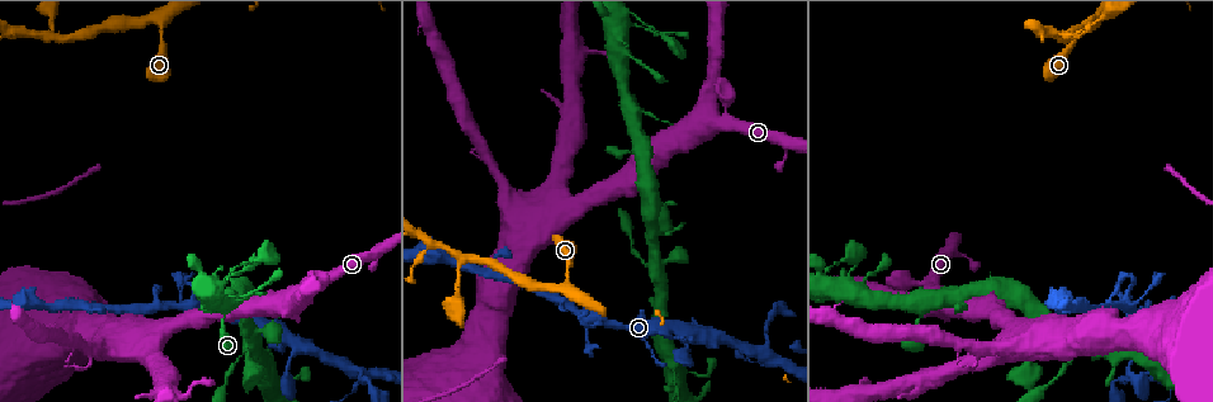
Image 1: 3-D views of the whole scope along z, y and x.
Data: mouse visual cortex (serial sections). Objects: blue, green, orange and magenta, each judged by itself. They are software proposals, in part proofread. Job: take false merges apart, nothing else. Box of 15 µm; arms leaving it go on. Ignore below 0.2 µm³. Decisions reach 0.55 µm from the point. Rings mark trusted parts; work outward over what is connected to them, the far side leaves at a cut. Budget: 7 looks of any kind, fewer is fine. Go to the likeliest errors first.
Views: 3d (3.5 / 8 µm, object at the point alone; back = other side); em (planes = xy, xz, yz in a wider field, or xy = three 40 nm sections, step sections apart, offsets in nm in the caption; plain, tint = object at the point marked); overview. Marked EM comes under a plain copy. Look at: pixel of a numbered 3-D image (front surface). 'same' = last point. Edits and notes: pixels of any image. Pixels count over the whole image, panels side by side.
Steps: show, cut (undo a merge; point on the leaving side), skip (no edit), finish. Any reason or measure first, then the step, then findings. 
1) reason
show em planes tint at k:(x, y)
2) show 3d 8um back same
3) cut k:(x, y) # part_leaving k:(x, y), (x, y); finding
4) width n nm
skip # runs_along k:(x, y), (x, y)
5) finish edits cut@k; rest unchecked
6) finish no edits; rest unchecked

sharp bend
show em xy step 3 tint at 1:(357, 369)

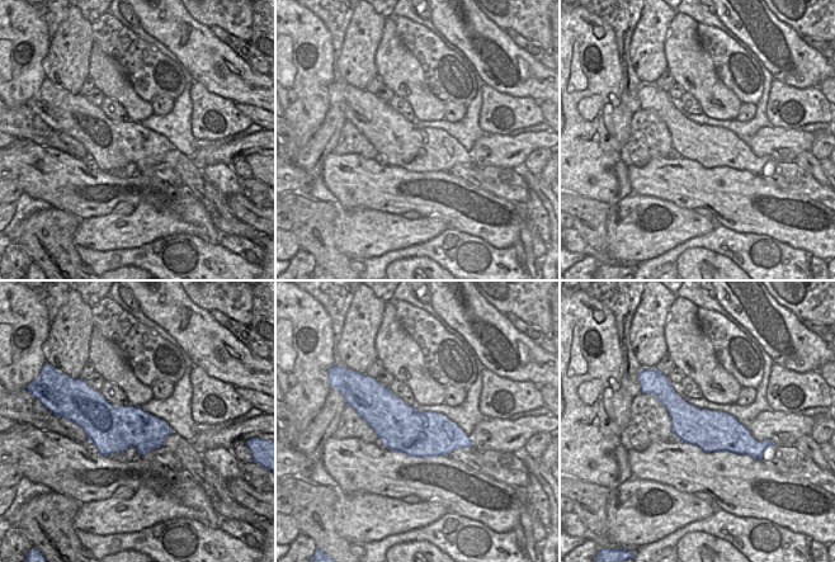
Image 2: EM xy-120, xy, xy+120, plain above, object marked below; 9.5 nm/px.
see where the arms go
show 3d 3.5um same

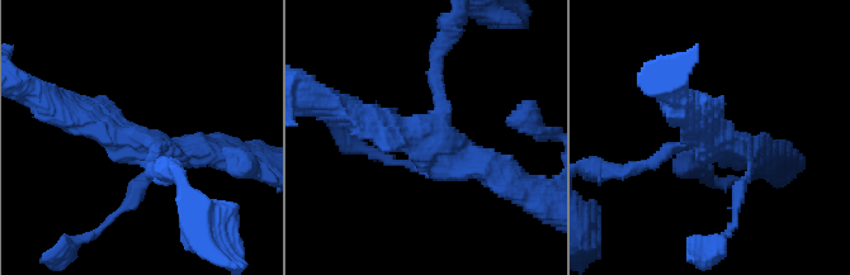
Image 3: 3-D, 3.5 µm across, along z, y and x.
arm_widths 150, 200, 300, 350 nm
skip # all the same cell

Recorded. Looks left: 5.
three arms meet
show 3d 8um at 1:(460, 257)

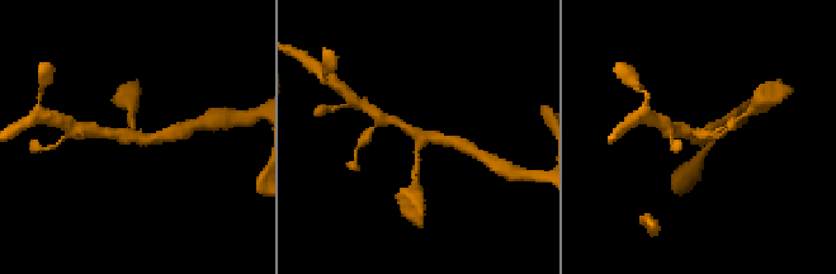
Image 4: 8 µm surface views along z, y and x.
zoom in
show 3d 3.5um at 4:(135, 134)

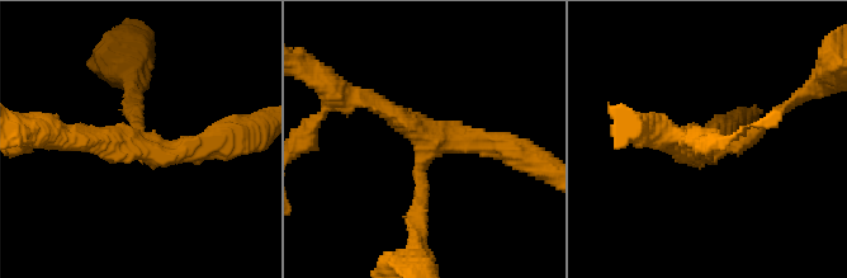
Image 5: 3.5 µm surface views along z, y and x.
arms 3; arm_widths 150, 250, 300 nm
show em planes tint at 5:(432, 142)

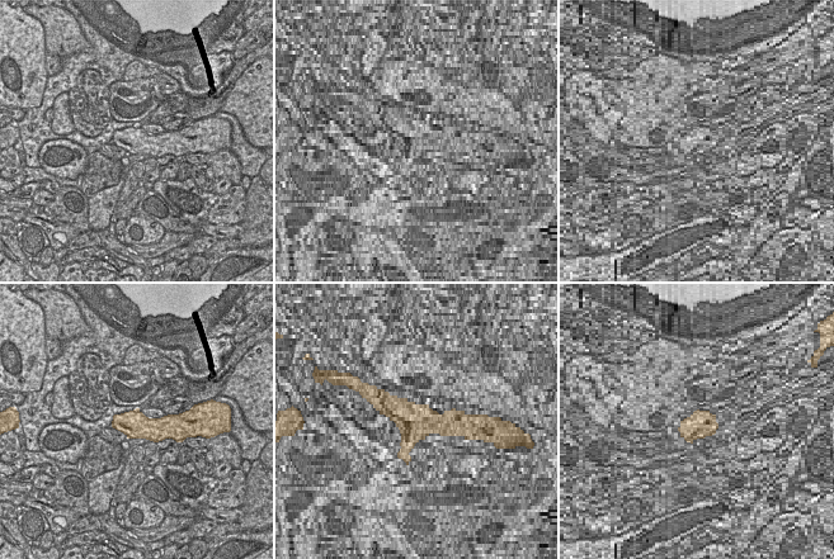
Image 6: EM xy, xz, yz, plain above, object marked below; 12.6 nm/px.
skip # runs_along 5:(512, 149), (431, 140), (360, 97); continuous, no second cell

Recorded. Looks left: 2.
small branch off a trunk
show 3d 3.5um at 1:(618, 20)

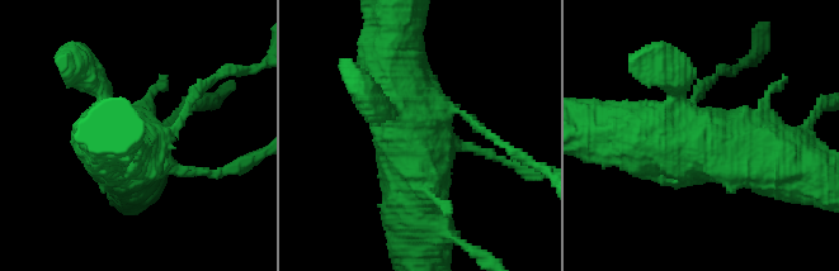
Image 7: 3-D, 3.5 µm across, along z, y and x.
show em planes tint at 7:(428, 131)

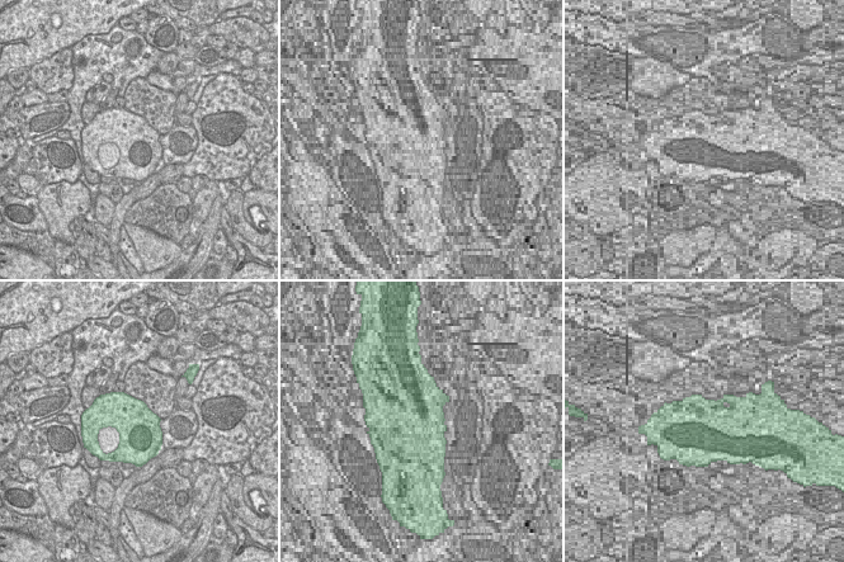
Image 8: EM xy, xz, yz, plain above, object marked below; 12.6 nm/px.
skip # runs_along 7:(776, 153), (688, 142), (698, 95); continuous, no second cell

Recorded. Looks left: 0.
finish no edits; rest unchecked

